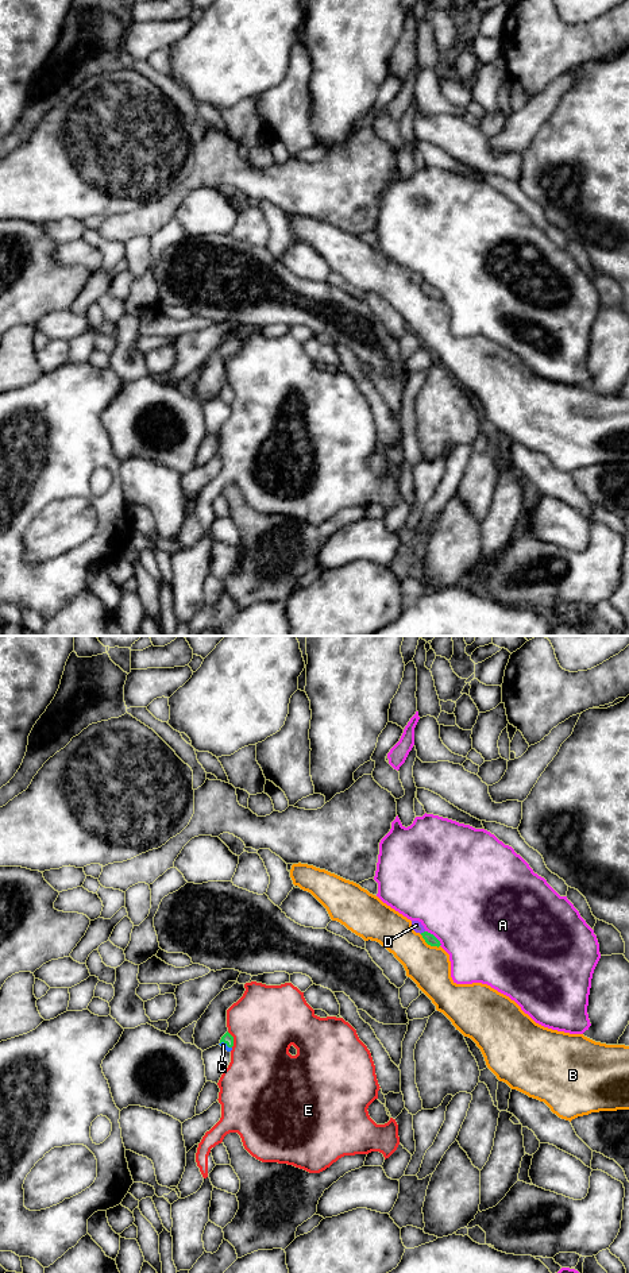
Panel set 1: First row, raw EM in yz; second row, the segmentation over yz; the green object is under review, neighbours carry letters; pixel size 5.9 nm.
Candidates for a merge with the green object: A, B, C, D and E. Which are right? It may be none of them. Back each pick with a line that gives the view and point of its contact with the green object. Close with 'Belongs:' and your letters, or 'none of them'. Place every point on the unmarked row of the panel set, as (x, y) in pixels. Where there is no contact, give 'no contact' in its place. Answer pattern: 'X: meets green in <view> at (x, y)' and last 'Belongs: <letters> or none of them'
C: meets green in yz at (226, 394)
Belongs: C

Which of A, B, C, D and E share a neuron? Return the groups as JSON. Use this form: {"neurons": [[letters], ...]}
{"neurons": [["A"], ["B"], ["C"], ["D"], ["E"]]}

